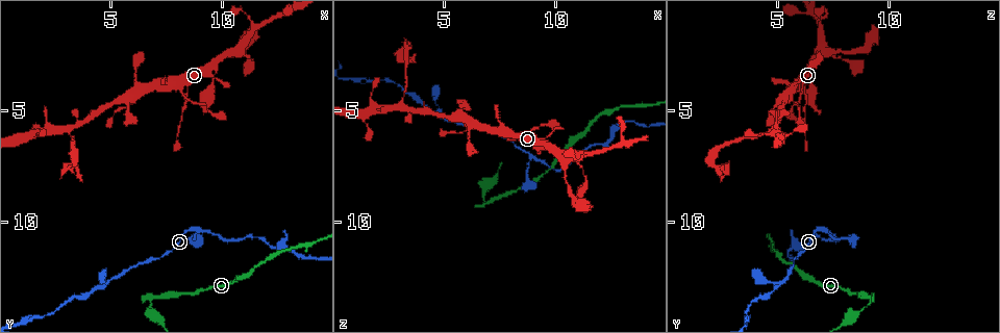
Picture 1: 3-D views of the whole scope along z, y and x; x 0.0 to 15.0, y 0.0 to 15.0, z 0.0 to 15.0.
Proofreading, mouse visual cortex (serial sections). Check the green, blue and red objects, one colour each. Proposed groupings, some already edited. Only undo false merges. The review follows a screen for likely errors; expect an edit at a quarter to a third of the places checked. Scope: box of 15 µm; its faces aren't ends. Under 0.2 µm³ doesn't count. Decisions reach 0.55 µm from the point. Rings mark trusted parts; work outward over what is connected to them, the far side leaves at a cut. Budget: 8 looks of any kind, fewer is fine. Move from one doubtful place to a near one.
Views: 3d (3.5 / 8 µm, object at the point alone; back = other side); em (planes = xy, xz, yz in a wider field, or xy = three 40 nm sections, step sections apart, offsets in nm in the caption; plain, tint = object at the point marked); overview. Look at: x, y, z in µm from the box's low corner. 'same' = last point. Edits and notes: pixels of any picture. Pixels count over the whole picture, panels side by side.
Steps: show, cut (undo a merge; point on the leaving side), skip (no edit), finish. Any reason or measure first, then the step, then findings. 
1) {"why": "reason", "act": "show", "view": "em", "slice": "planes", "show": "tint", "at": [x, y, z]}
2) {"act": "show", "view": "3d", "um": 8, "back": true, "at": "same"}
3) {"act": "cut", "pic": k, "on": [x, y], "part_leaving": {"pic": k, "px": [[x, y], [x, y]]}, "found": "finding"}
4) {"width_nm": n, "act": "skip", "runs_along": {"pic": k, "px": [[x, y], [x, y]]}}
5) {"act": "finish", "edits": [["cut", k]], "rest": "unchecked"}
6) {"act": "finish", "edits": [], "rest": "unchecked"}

{"why": "abrupt turn", "act": "show", "view": "3d", "um": 3.5, "at": [10.1, 10.8, 7.8]}

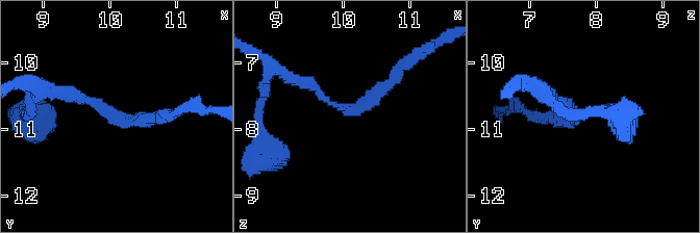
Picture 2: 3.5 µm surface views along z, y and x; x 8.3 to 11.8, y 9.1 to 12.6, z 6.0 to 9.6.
{"arm_widths_nm": [150, 200], "why": "shape alone is not enough", "act": "show", "view": "em", "slice": "xy", "step": 3, "show": "tint", "at": [10.15, 10.85, 7.75]}

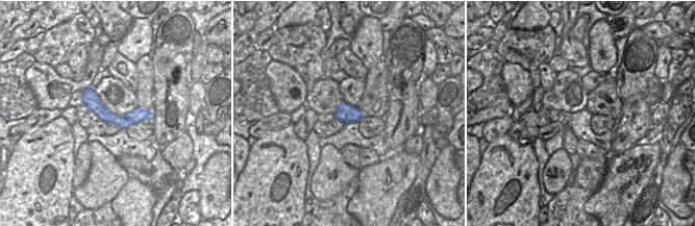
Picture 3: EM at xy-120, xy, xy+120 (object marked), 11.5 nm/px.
{"act": "skip", "found": "all the same cell"}

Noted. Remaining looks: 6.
{"why": "sharp bend", "act": "show", "view": "3d", "um": 3.5, "at": [6.8, 13.6, 9.1]}

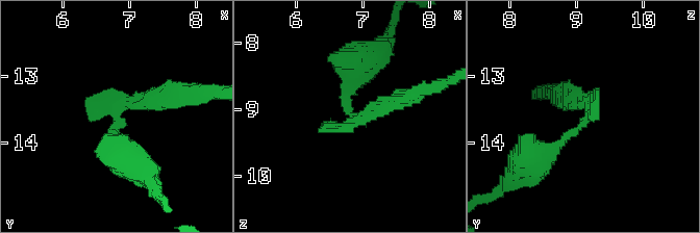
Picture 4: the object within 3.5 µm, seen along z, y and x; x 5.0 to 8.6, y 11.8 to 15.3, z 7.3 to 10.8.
{"arm_widths_nm": [150, 250], "act": "cut", "pic": 4, "on": [561, 143], "found": "two cells meet here"}

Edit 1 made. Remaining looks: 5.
{"why": "thin neck", "act": "show", "view": "3d", "um": 3.5, "at": [4.3, 12.9, 4.9]}

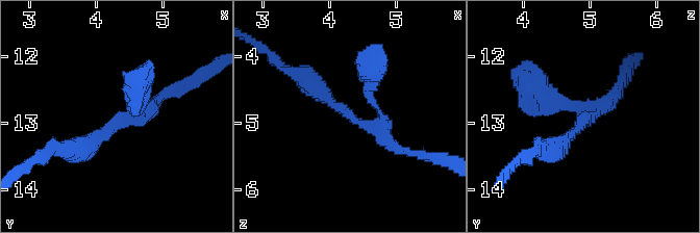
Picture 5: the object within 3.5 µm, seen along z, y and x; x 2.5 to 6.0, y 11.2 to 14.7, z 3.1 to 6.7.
{"act": "show", "view": "em", "slice": "planes", "show": "tint", "at": [4.40, 12.95, 4.95]}

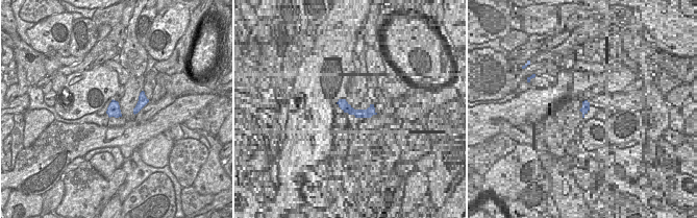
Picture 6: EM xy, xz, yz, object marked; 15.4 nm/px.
{"act": "skip", "found": "one cell here"}

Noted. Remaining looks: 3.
{"act": "finish", "edits": [["cut", 4]], "rest": "unchecked"}

